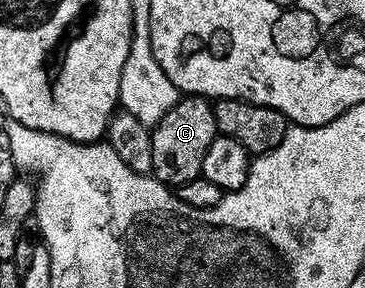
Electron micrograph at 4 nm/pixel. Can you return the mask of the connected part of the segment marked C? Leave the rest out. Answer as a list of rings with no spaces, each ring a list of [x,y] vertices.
[[[185,95],[152,128],[152,176],[170,189],[182,187],[187,181],[201,178],[203,153],[218,135],[213,103],[200,95]]]

